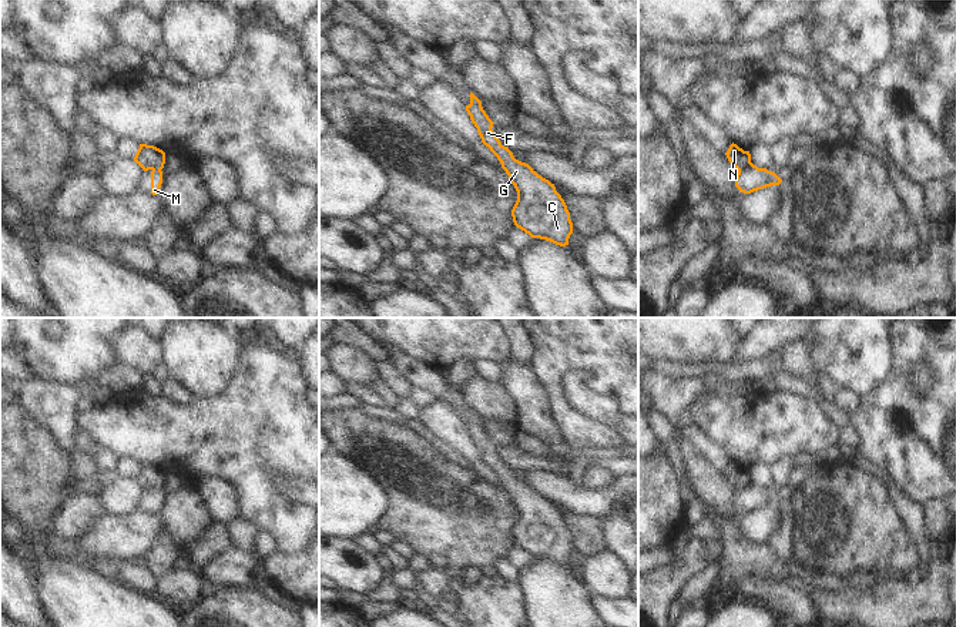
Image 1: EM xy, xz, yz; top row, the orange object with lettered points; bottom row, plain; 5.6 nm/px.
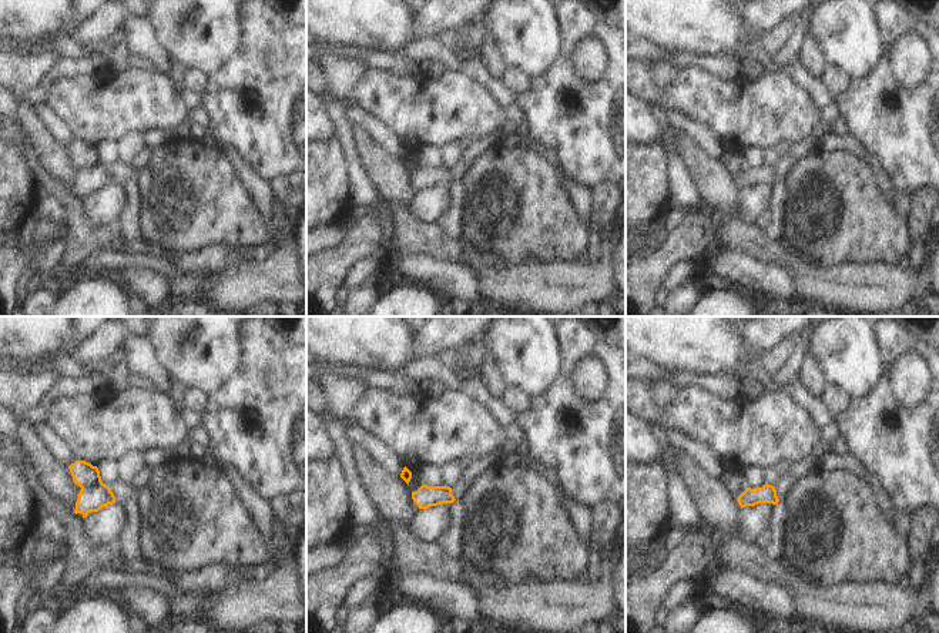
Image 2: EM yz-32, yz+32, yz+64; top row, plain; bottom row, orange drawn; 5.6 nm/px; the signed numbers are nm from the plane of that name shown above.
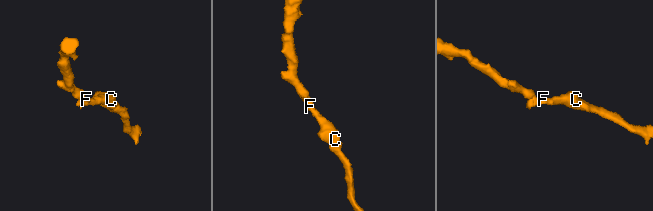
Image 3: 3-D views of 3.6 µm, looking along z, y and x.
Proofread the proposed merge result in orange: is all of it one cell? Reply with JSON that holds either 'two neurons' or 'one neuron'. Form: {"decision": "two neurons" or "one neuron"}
{"decision": "two neurons"}

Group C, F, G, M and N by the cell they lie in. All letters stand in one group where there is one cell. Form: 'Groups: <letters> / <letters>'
Groups: C F G M / N.

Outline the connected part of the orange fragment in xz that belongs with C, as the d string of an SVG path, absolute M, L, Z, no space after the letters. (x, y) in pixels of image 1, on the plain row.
M473 412L466 430L482 462L497 476L517 510L517 520L511 529L514 544L531 557L546 559L560 566L568 564L573 542L554 503L539 494L529 483L516 479L513 472L500 462L492 449L494 442Z

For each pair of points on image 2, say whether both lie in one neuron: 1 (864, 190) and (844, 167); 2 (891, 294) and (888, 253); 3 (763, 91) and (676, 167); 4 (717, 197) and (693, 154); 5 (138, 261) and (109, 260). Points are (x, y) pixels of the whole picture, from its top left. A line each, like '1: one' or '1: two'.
1: one
2: two
3: two
4: one
5: one

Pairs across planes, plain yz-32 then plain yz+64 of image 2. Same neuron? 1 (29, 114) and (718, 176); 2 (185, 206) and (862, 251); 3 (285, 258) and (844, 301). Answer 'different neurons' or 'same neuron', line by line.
1: same neuron
2: same neuron
3: same neuron

